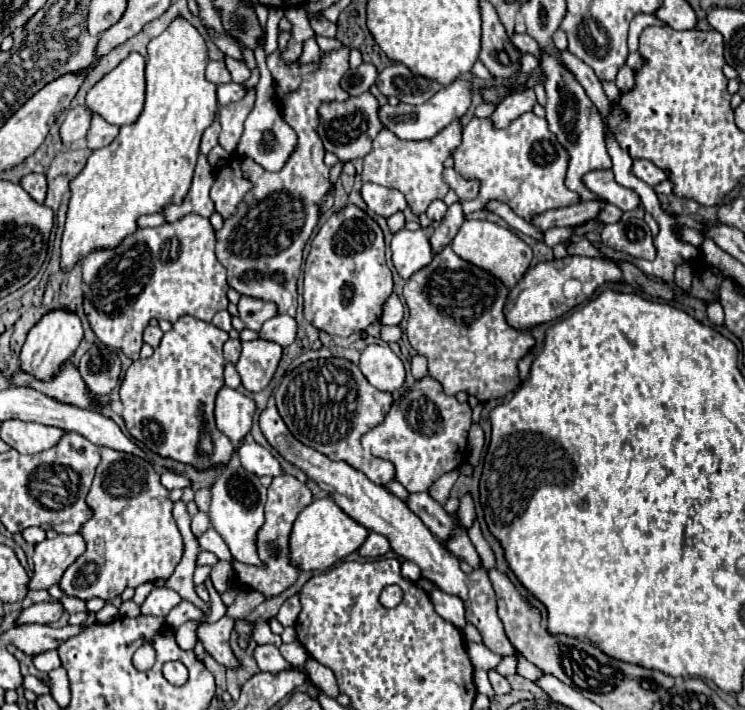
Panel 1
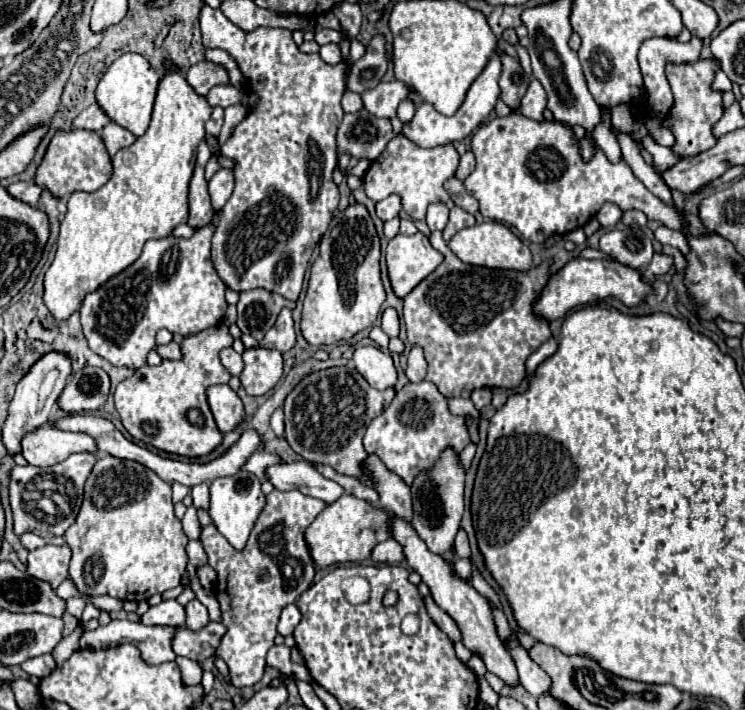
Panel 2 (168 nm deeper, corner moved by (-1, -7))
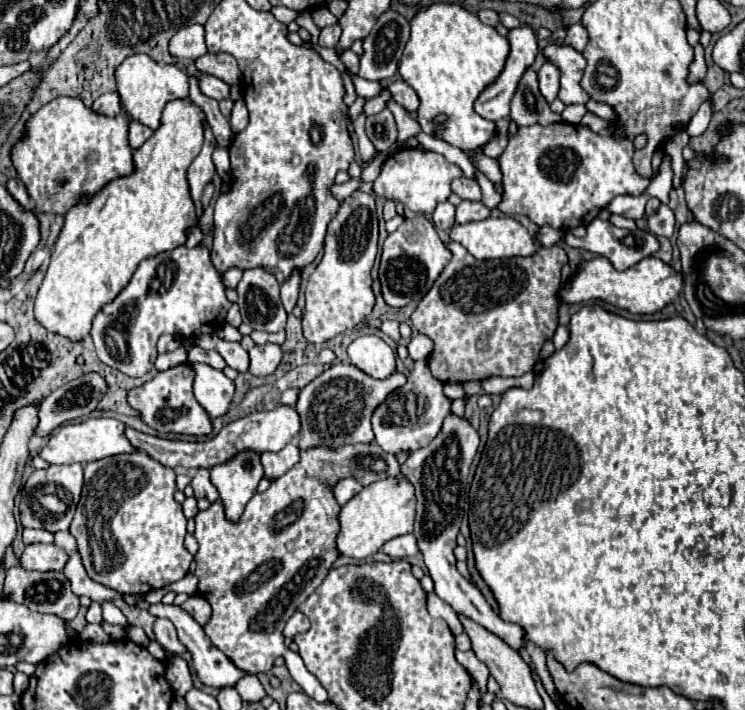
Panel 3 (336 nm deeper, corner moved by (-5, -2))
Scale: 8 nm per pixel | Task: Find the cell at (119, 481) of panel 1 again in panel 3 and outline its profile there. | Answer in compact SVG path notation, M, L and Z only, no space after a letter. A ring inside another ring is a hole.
M143 451L115 455L85 465L85 485L71 523L71 533L77 539L79 555L93 581L115 589L121 595L141 595L149 593L149 587L161 589L185 577L193 555L183 547L187 519L181 511L181 505L173 499L175 489L175 471L151 459Z

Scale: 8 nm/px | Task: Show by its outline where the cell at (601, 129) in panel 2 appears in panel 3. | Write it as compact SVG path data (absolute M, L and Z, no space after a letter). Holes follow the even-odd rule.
M567 105L567 107L565 107L565 111L561 113L561 117L563 117L563 121L565 121L565 123L577 125L585 113L587 113L585 105Z

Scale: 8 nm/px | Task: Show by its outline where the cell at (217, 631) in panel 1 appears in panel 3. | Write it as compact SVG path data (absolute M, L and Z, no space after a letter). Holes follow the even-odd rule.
M157 619L153 623L153 633L155 633L155 639L169 651L169 653L183 653L187 651L181 641L177 639L177 631L173 627L173 623L169 619Z

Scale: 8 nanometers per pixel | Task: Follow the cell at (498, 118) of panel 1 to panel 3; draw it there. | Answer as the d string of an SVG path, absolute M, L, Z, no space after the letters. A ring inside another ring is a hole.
M547 61L547 63L537 71L537 75L539 75L541 95L551 103L551 101L557 97L557 93L559 93L561 71L559 71L559 67L557 67L555 63L549 63L549 61Z

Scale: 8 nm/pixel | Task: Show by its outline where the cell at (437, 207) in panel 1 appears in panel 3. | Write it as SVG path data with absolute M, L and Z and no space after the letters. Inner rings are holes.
M443 201L437 205L433 213L433 225L437 231L447 231L455 225L455 207L449 201Z

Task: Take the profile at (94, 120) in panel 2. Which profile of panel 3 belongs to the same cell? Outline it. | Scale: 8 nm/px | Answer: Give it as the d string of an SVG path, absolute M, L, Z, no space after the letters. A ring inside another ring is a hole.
M117 91L103 93L101 97L97 97L95 103L93 103L93 111L103 113L103 115L109 115L109 117L115 117L117 113L121 113L123 107L121 107L121 99L119 99Z

